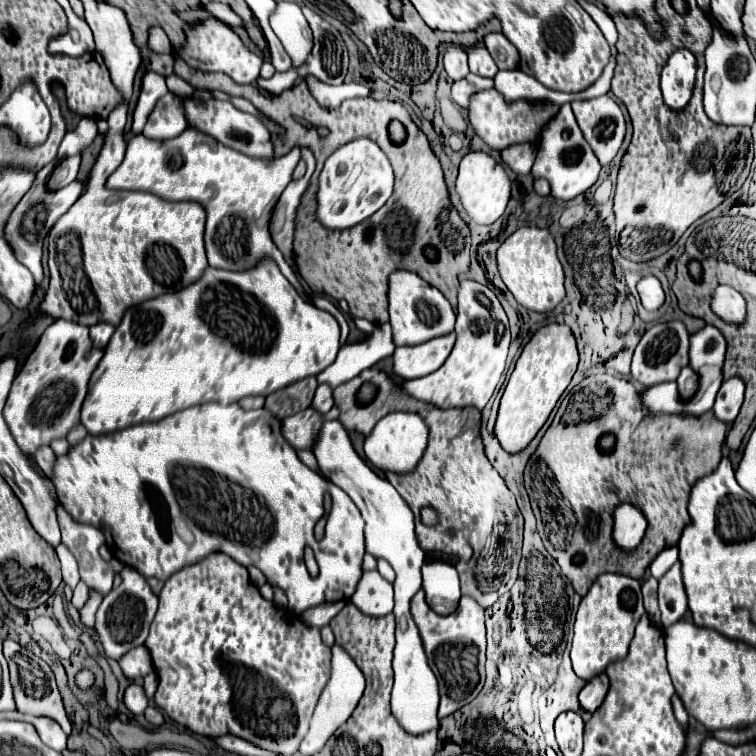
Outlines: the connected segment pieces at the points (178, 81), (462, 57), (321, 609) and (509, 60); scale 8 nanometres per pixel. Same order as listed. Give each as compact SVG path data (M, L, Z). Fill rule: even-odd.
M170 75L170 77L166 77L166 83L168 83L168 89L170 89L174 95L182 99L192 97L192 93L196 91L196 87L192 87L190 83L186 83L186 81L178 75Z
M450 47L444 55L444 69L446 73L458 81L458 79L464 79L470 71L468 71L468 57L466 57L466 51L460 49L460 47Z
M336 601L336 603L324 603L324 605L318 605L318 607L312 607L310 611L304 611L302 613L302 619L304 623L312 625L312 627L324 627L330 623L330 619L344 607L342 601Z
M502 33L486 35L484 43L498 69L518 69L518 51Z

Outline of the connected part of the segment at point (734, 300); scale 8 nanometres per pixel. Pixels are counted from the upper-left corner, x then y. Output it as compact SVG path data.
M720 285L714 291L711 308L718 317L738 327L746 321L746 299L730 285Z

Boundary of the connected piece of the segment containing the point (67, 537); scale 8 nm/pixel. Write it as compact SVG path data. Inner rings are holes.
M62 505L56 507L62 541L70 545L70 551L78 559L80 577L88 587L98 587L104 595L112 589L114 575L124 569L124 563L106 563L98 549L104 543L104 533L88 523L75 522Z

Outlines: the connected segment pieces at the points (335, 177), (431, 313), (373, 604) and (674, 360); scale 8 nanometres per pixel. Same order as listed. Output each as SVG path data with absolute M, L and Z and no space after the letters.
M354 139L336 149L320 173L318 219L328 229L348 229L376 213L392 195L394 173L384 151L370 139Z
M392 271L388 277L388 303L390 303L390 325L394 331L396 345L418 345L434 337L442 337L454 331L454 309L448 299L422 277L412 271Z
M376 571L364 573L354 595L348 601L354 603L364 615L384 617L392 613L394 607L393 585Z
M682 321L658 323L642 335L642 339L634 351L632 377L636 381L640 381L644 387L652 387L652 385L666 383L666 381L676 381L680 375L680 369L690 363L688 349L690 349L690 333Z

